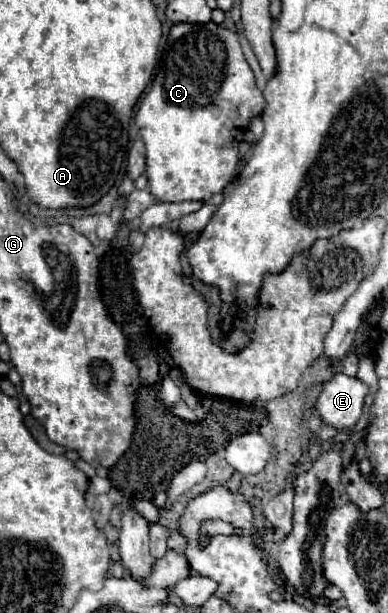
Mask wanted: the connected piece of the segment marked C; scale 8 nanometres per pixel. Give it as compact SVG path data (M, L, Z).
M177 23L171 27L161 59L155 67L155 79L149 91L143 95L135 125L145 143L147 157L147 179L151 193L163 203L175 201L209 201L219 193L235 175L239 143L247 129L249 119L263 115L265 99L263 91L255 85L255 75L243 55L239 37L235 31L215 25Z

